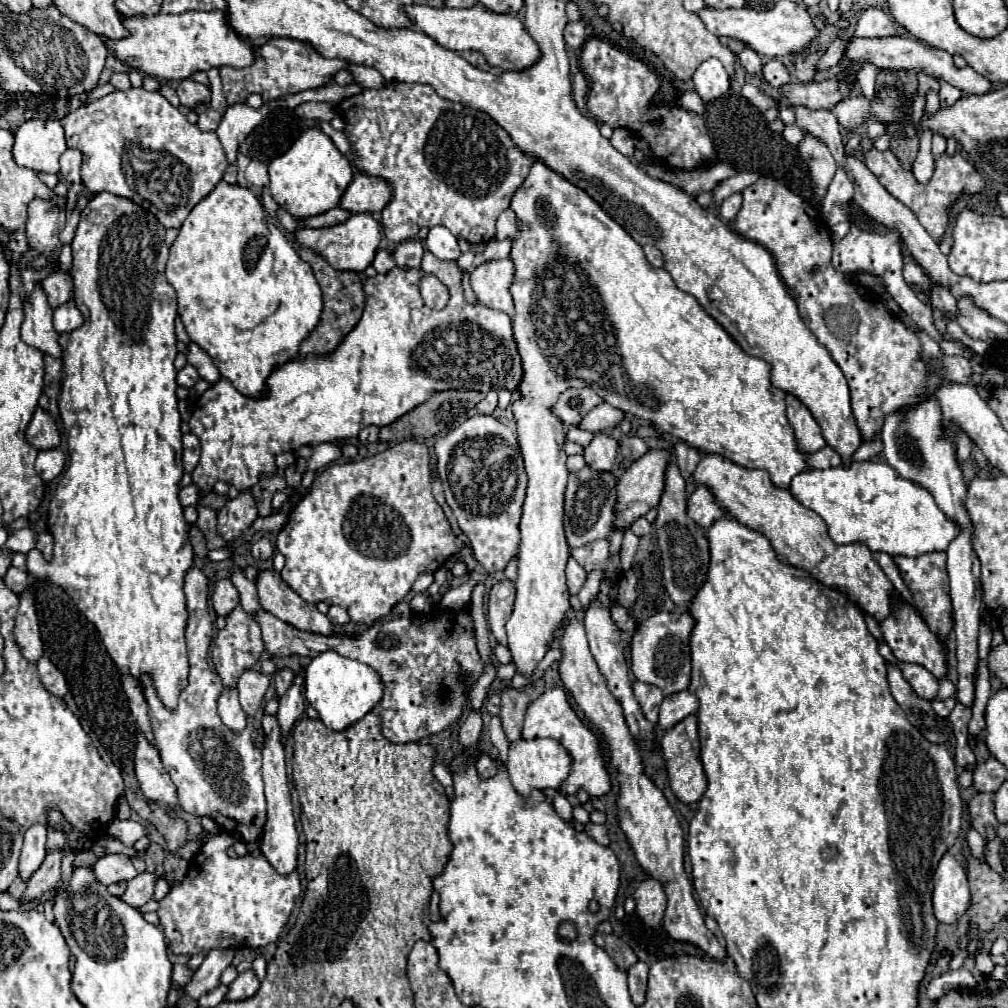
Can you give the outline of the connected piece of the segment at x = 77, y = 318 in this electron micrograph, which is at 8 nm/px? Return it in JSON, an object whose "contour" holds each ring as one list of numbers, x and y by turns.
{"contour":[[68,301,68,303,60,305,58,309,54,309,54,329,58,333,72,333,82,323,84,323,84,317,78,311,78,307,74,305,74,301]]}

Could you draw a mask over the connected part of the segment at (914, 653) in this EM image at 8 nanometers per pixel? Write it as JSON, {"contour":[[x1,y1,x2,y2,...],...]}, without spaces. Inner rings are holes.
{"contour":[[900,603,892,609,890,617,886,617,880,623,880,629,884,633,884,639,888,643,888,647,892,649,892,653,904,661,904,663,918,663,922,667,926,667,938,681,944,679,948,675,948,663,946,663,946,653,942,643,938,641,938,637,928,629,928,625,922,621,922,617,906,603]]}

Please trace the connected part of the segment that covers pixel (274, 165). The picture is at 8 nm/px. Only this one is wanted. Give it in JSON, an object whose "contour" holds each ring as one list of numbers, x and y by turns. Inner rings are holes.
{"contour":[[318,127,306,129,284,155,276,157,268,165,268,173,270,173,268,189,274,201,288,213,292,213,296,219,320,215,334,209,344,189,352,181,350,161,338,151,332,139]]}

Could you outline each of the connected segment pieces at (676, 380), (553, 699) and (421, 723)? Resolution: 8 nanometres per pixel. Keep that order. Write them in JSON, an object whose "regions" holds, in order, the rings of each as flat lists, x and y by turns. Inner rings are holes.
{"regions":[[[534,161,524,185,514,193,512,197,512,205,514,213,518,215,518,233,514,237,514,245,512,245,512,253,510,259,516,265,516,275,514,275,514,283,510,287,510,293,514,297,514,305,516,305,516,315,512,317,512,325,514,325,514,339,518,343,518,351,522,357,522,365,524,365,524,375,522,375,522,385,520,385,520,399,512,403,512,413,516,419,516,427,518,427,518,441,520,441,520,451,524,457,524,467,528,473,528,491,526,491,526,501,524,501,524,513,522,513,522,521,520,521,520,553,518,553,518,579,516,579,516,603,514,603,514,611,512,617,506,623,506,631,508,631,508,649,512,651,514,663,518,667,518,673,530,675,536,667,536,663,546,655,550,641,554,639,552,635,556,633,556,629,560,627,560,623,566,619,566,611,570,609,568,603,568,589,566,589,566,577,564,577,564,567,566,561,570,557,570,547,566,543,564,537,564,527,562,527,562,517,564,517,564,489,566,489,566,479,568,479,568,469,566,469,566,453,562,451,564,445,564,427,562,421,550,411,556,397,570,389,570,387,592,387,596,389,596,393,610,403,612,407,636,415,644,421,654,423,662,433,672,433,674,437,686,441,688,445,704,451,704,453,718,453,728,457,730,461,738,463,740,467,746,469,766,469,770,475,770,481,774,487,778,489,788,489,790,481,794,475,798,475,798,471,808,471,808,453,800,451,800,447,796,445,796,435,792,433,792,425,788,425,786,419,786,405,784,405,784,391,774,387,770,381,770,363,758,357,752,357,748,353,744,353,744,349,740,349,740,345,736,345,736,341,732,341,732,337,728,337,728,333,724,333,724,329,720,329,720,325,716,325,716,321,712,321,712,317,708,317,708,313,704,313,704,307,688,293,680,291,676,287,676,283,672,281,670,273,666,269,654,269,652,265,648,265,642,247,612,219,606,215,606,211,602,211,602,207,590,199,582,189,574,187,570,181,566,181,562,175,550,171,544,163]],[[560,687,548,689,544,691,536,701,532,701,526,709,526,719,524,719,524,727,522,727,522,737,524,739,534,739,534,735,540,737,550,737,556,739,558,743,562,743,562,747,570,753,572,757,572,769,570,775,566,777,566,781,558,787,558,793,568,797,568,795,576,795,580,789,586,789,590,797,600,799,604,795,610,793,612,789,612,781,604,763,604,755,600,751,600,743,598,737,582,723,582,719,574,713,574,709,568,703,566,691]],[[242,571,232,573,232,583,240,593,240,605,246,613,254,613,256,621,262,629,262,639,266,643,266,651,270,657,292,655,298,653,302,657,316,657,322,651,338,651,344,657,352,657,364,661,374,667,384,685,384,697,380,701,380,719,382,719,382,735,392,743,410,743,420,741,428,735,440,733,458,723,472,685,484,673,484,661,478,655,476,639,474,639,474,621,466,609,448,611,436,617,430,615,408,615,396,617,390,621,374,623,372,627,358,631,354,635,348,633,308,633,300,631,278,617,262,611,258,603,256,585],[450,677,458,683,460,695,452,697,450,687,444,679]]]}

